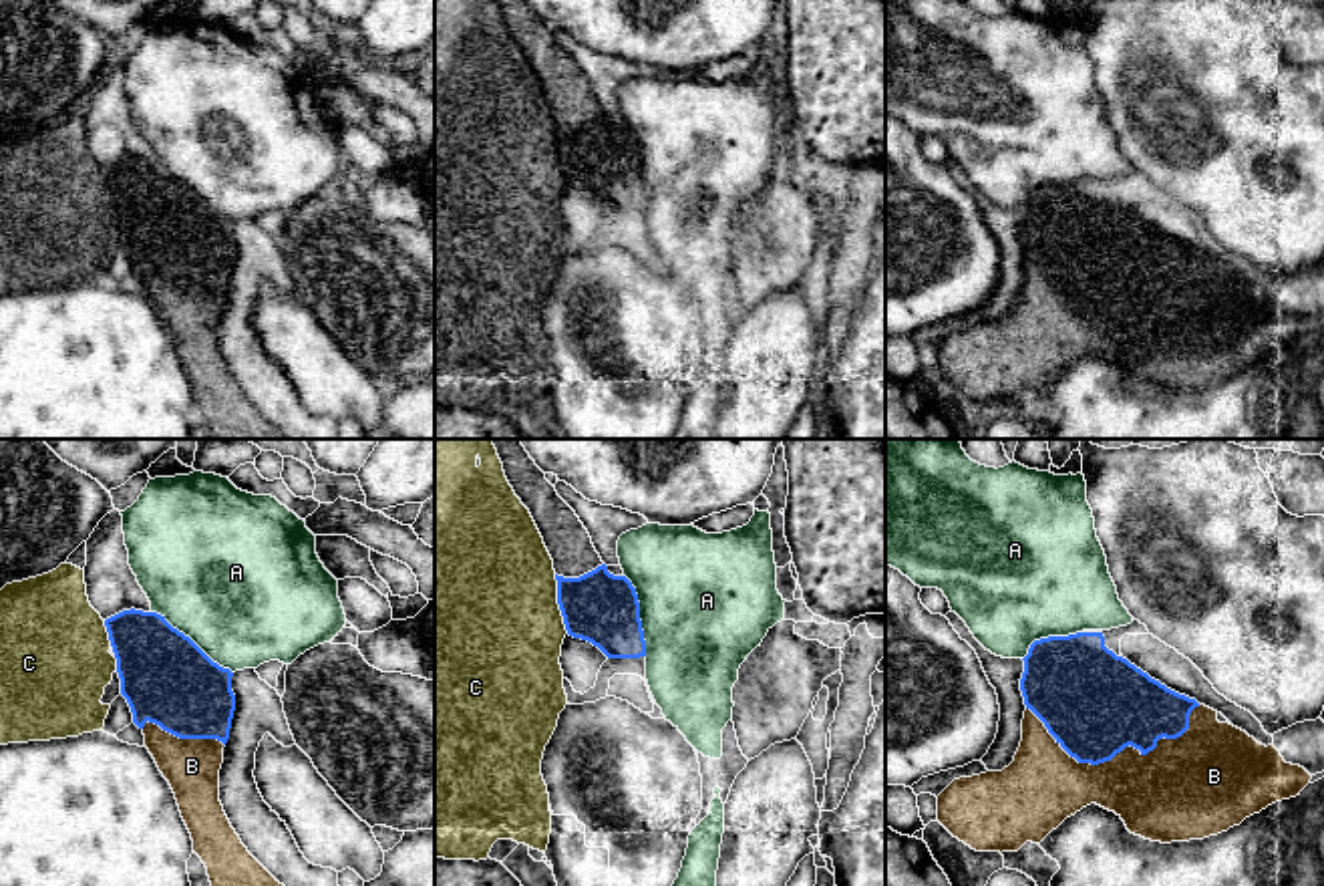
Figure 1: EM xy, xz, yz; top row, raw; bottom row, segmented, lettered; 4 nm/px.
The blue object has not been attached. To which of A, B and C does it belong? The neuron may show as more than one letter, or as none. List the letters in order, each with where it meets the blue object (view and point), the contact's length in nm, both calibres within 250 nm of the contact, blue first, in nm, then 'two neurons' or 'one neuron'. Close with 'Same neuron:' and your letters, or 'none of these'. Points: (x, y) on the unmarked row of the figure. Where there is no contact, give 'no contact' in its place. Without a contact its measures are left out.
A: meets blue in xy at (190, 188); contact 420 nm long; 360 nm thick on the blue side, 500 nm on the other; two neurons
B: meets blue in yz at (1117, 301); contact 700 nm long; 420 nm thick on the blue side, 360 nm on the other; one neuron
C: meets blue in xz at (558, 152); contact 240 nm long; 280 nm thick on the blue side, 500 nm on the other; two neurons
Same neuron: B

